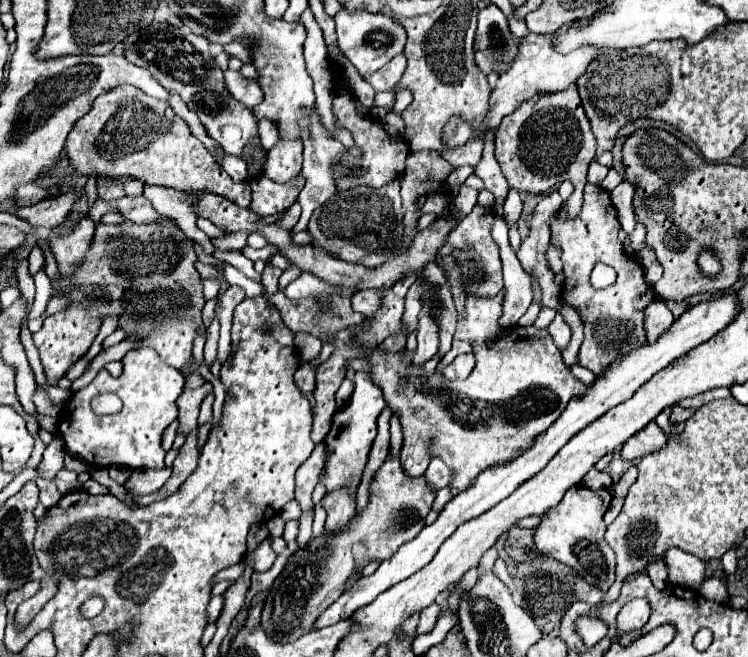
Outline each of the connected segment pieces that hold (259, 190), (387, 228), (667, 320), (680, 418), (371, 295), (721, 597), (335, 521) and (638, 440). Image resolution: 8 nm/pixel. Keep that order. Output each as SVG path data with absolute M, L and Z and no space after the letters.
M255 177L249 181L253 199L249 209L257 211L257 215L275 215L283 209L287 209L291 203L295 203L299 195L299 187L303 187L303 177L295 177L289 183L273 183L267 177Z
M399 179L381 189L355 187L341 191L313 211L307 231L313 237L311 245L327 251L335 259L375 269L403 251L403 211L399 197Z
M655 299L655 301L651 301L645 307L645 331L647 331L647 337L649 339L655 339L671 323L673 323L673 313L665 305L665 301Z
M676 405L672 409L669 419L671 419L671 423L685 423L694 412L694 409L685 409Z
M377 289L361 290L351 298L351 306L353 311L370 311L371 318L380 307L382 299L383 294Z
M709 577L709 579L705 579L705 581L701 583L699 593L701 593L705 599L717 601L717 603L725 603L727 597L729 597L729 595L727 595L727 585L725 585L725 583L719 583L719 581L713 579L713 577Z
M339 489L325 495L321 505L327 511L327 521L325 521L327 533L341 531L355 515L355 495L351 495L347 489Z
M649 423L643 431L633 435L621 449L623 459L639 459L649 453L657 453L667 447L667 435L655 423Z

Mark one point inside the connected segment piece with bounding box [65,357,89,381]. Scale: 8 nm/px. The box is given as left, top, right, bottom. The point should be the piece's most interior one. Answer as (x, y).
(76, 370)

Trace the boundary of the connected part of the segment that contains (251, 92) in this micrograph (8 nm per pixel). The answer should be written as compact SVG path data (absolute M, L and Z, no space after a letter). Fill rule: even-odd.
M225 71L225 87L231 93L231 97L245 107L255 107L257 103L263 101L263 93L259 85L253 79L245 79L239 75L239 71Z

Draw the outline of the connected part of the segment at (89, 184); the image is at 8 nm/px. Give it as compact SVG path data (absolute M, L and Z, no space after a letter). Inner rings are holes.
M90 175L87 179L86 185L85 185L85 192L88 198L89 202L89 208L93 207L95 200L98 197L97 192L97 176L96 175Z

